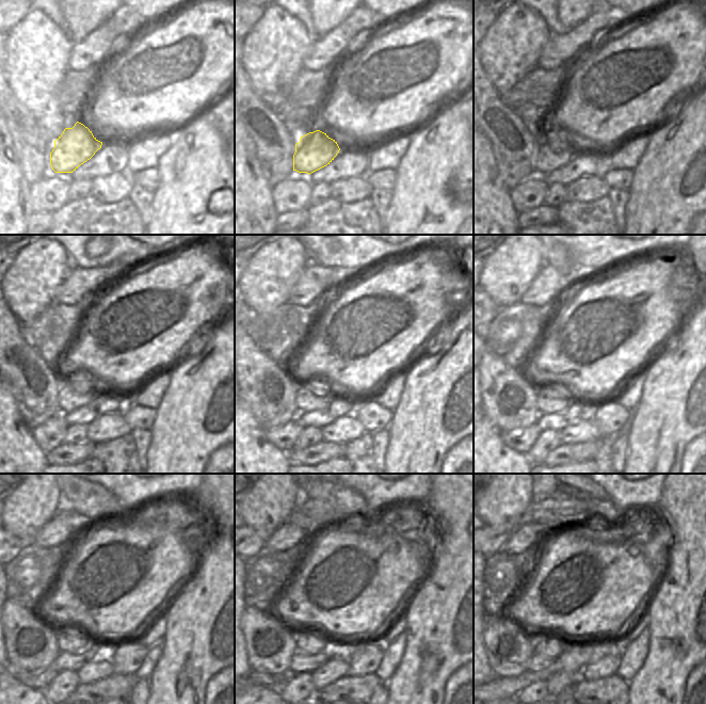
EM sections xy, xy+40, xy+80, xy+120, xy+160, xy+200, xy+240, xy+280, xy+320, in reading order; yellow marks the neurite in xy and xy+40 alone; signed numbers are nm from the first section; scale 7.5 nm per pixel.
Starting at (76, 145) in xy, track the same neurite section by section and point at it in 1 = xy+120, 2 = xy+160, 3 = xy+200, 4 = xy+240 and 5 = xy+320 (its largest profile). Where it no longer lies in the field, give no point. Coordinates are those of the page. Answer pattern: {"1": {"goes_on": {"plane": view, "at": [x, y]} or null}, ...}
{"1": {"goes_on": {"plane": "xy+120", "at": [70, 397]}}, "2": {"goes_on": {"plane": "xy+160", "at": [308, 399]}}, "3": {"goes_on": {"plane": "xy+200", "at": [548, 401]}}, "4": {"goes_on": {"plane": "xy+240", "at": [68, 639]}}, "5": {"goes_on": {"plane": "xy+320", "at": [548, 644]}}}

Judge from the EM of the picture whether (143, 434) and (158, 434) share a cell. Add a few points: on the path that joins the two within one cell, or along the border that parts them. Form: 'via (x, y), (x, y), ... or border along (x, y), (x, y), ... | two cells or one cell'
border along (149, 430), (149, 446), (145, 459) | two cells

